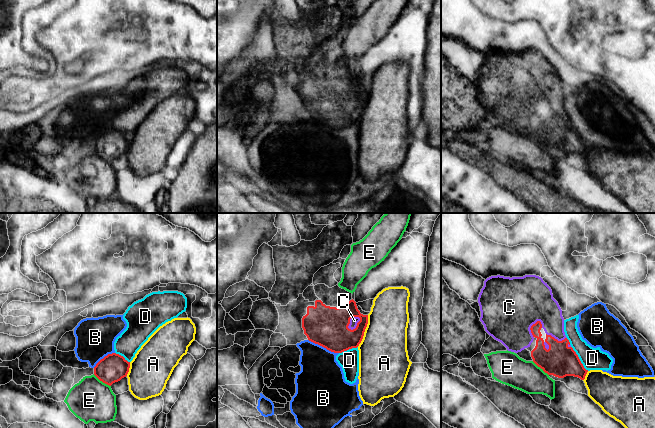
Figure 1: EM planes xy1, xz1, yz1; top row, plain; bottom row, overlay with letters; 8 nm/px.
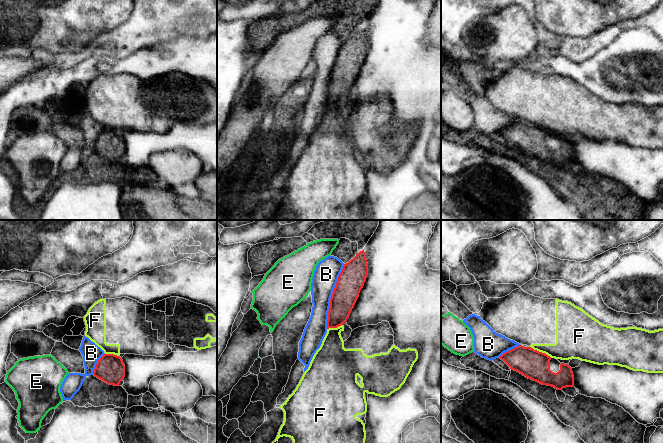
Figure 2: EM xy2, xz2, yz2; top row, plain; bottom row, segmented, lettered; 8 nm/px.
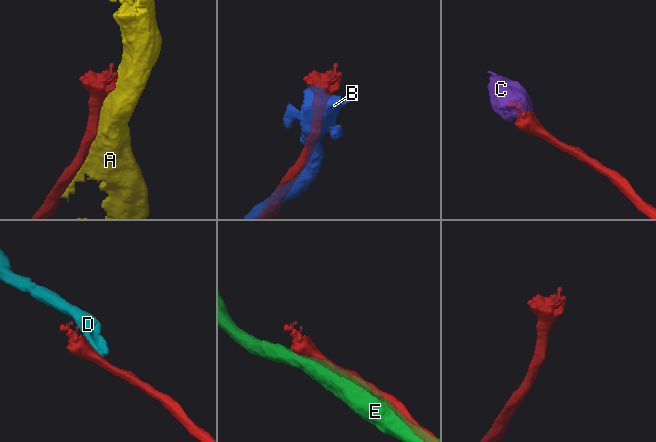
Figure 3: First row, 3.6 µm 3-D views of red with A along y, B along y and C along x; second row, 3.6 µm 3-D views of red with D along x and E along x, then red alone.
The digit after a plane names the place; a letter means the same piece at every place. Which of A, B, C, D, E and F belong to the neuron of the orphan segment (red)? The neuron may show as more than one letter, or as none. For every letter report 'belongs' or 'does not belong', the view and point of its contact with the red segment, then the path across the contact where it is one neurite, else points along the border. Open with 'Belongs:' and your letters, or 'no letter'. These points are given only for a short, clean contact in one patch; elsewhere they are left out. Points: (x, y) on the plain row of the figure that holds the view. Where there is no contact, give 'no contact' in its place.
Belongs: C
A: does not belong; contact xz1 (364, 107)
B: does not belong; contact xz2 (331, 72)
C: belongs; contact xz1 (351, 93)
D: does not belong; contact yz1 (579, 135); border yz1 (571, 122), (582, 141), (588, 146)
E: does not belong; contact xy1 (102, 157)
F: does not belong; contact yz2 (541, 128); border yz2 (530, 122), (551, 133)

